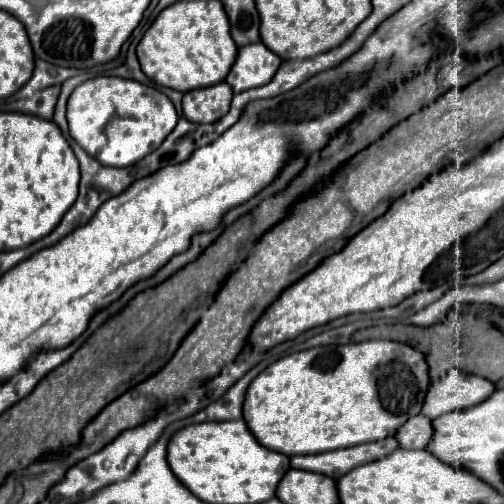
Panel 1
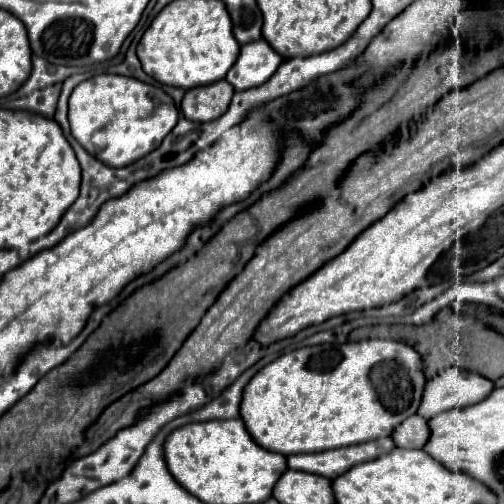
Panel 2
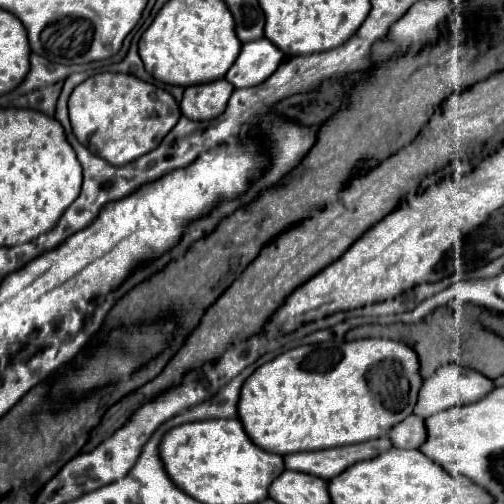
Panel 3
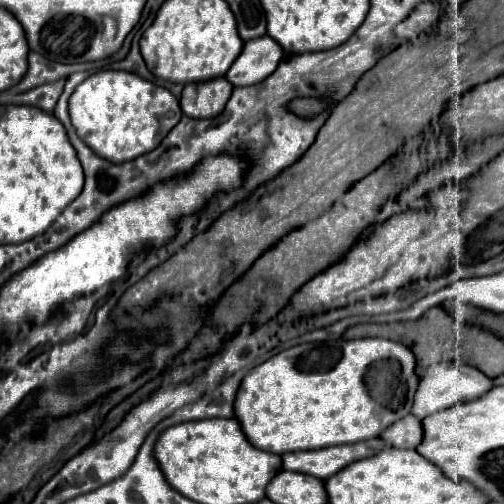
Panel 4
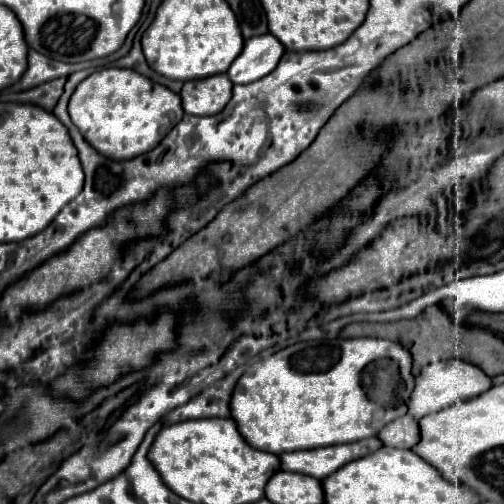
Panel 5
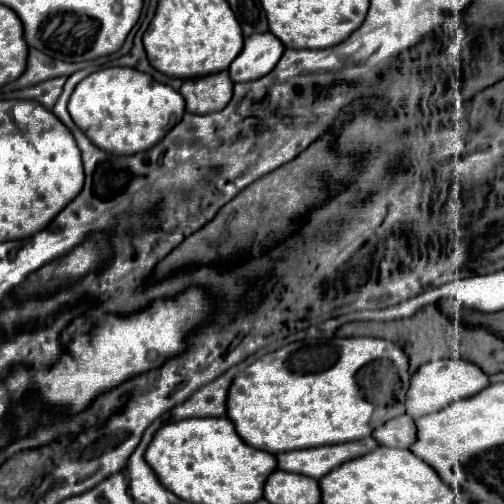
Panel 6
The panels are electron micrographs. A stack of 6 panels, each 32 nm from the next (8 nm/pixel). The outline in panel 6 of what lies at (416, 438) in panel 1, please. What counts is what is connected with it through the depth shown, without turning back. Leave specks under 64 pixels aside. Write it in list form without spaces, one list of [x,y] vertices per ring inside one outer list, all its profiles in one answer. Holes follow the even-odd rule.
[[[404,414],[396,416],[396,420],[388,420],[388,424],[382,424],[372,432],[374,440],[378,440],[380,446],[390,446],[390,448],[408,448],[414,438],[416,438],[416,428],[414,420]]]

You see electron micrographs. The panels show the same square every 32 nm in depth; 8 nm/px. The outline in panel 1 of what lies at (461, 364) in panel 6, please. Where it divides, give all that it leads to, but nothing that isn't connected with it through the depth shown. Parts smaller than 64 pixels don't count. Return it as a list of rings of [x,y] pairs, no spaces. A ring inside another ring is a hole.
[[[452,368],[440,380],[430,382],[422,414],[434,420],[452,410],[476,406],[484,402],[492,392],[494,384],[490,380]]]

